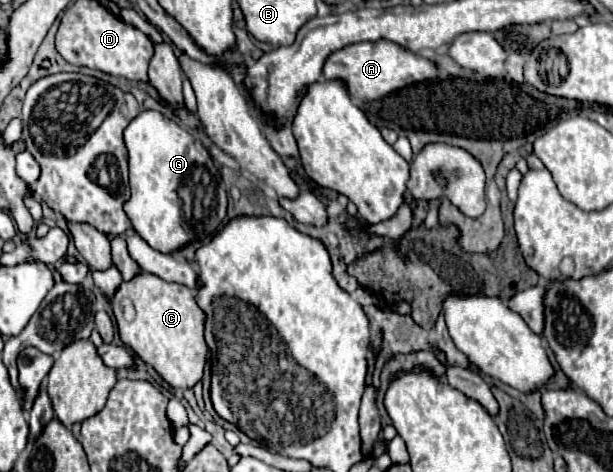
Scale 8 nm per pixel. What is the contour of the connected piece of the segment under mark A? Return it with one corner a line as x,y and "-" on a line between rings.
376,40
376,42
350,44
342,50
332,52
324,64
324,76
328,80
334,80
334,78
344,80
352,100
356,104
362,105
366,102
378,100
382,96
394,92
394,90
404,88
404,86
424,82
428,78
436,78
438,66
424,56
408,52
400,44
394,44
388,40

